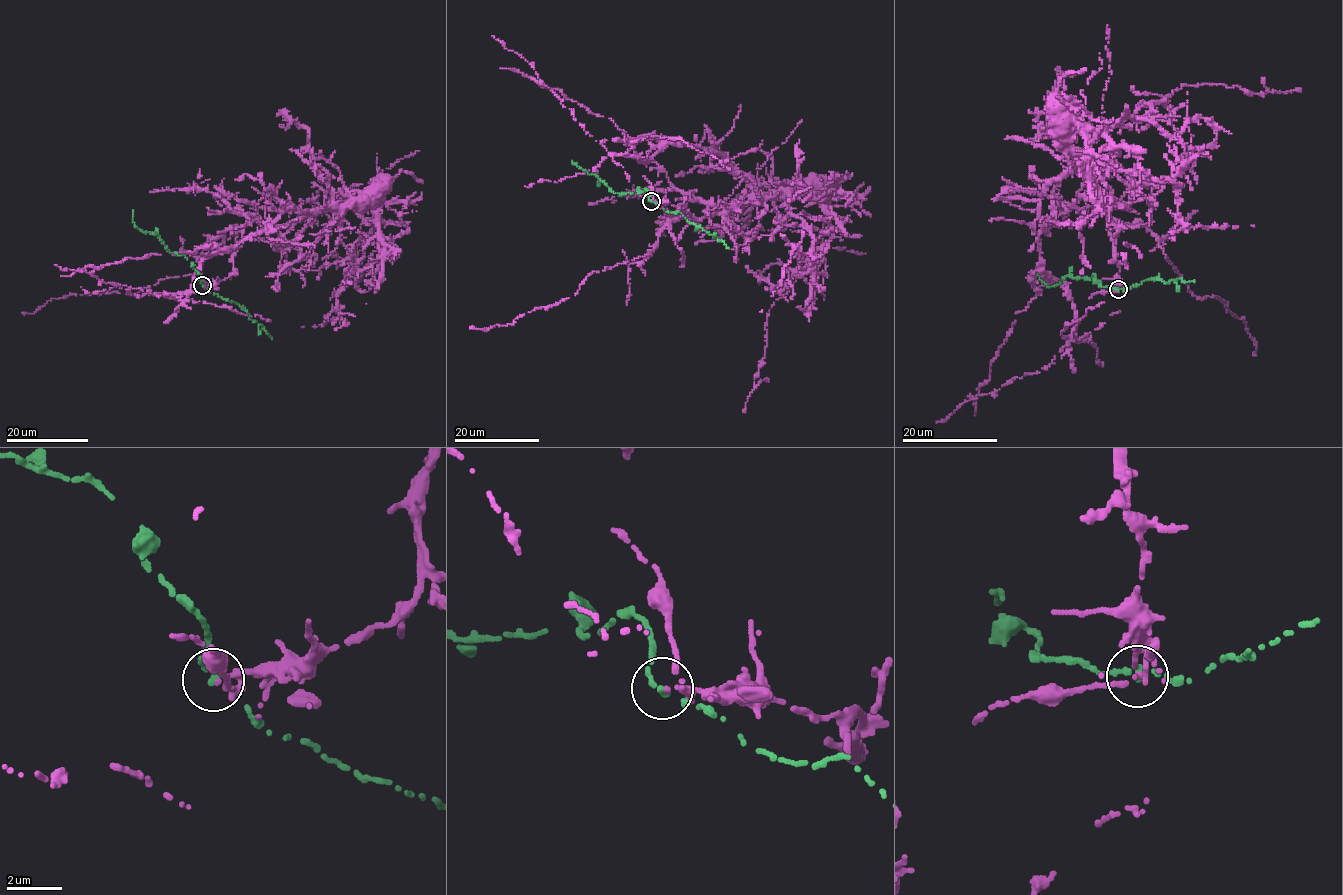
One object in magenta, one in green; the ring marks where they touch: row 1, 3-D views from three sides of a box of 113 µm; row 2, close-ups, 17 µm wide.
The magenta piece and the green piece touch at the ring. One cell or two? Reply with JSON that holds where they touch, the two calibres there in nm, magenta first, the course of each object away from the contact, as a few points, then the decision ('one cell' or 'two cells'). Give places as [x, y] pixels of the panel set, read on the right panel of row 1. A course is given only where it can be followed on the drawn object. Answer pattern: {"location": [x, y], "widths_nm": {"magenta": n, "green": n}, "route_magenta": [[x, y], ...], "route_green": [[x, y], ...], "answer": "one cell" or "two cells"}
{"location": [1118, 289], "widths_nm": {"magenta": 140, "green": 180}, "route_magenta": [[1117, 289], [1103, 192], [1070, 170], [1041, 199], [1038, 246], [1071, 297], [1073, 339], [935, 423]], "route_green": [[1117, 289], [1100, 285], [1093, 274], [1091, 279], [1076, 279], [1068, 275], [1051, 286], [1037, 273]], "answer": "two cells"}

